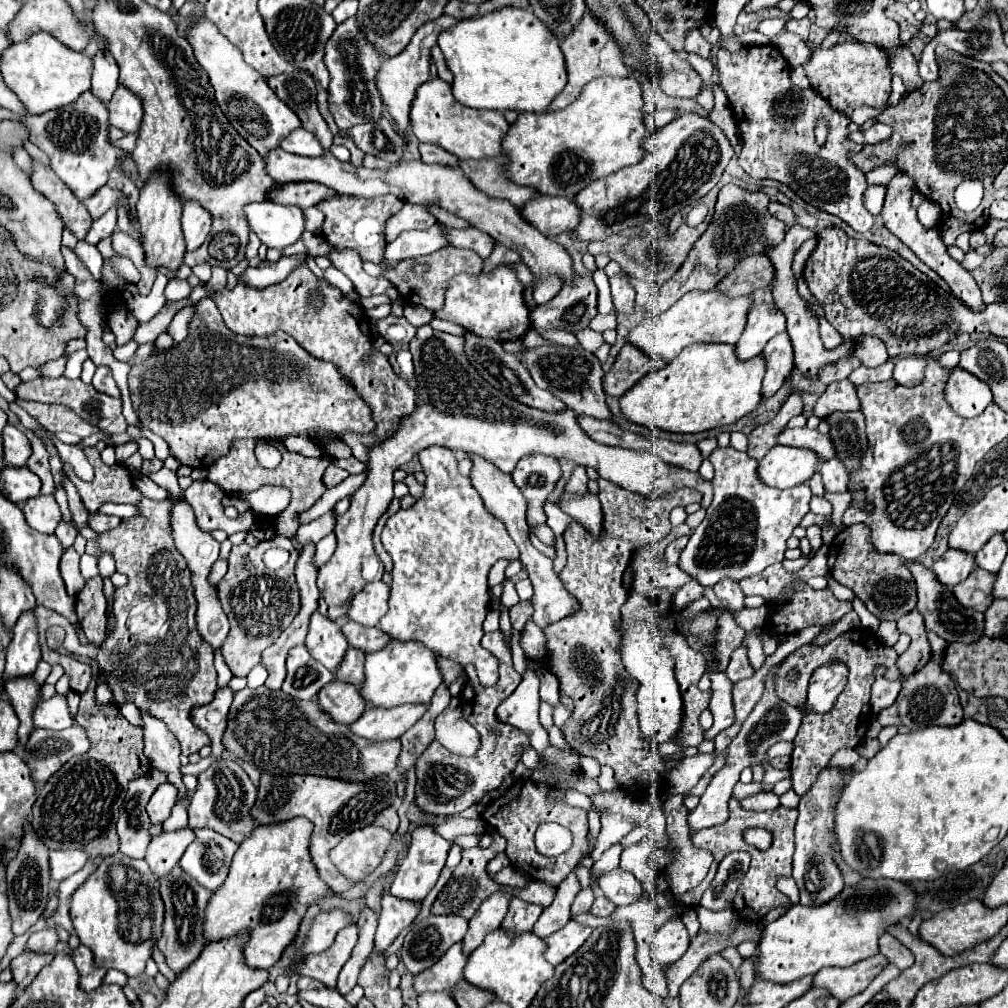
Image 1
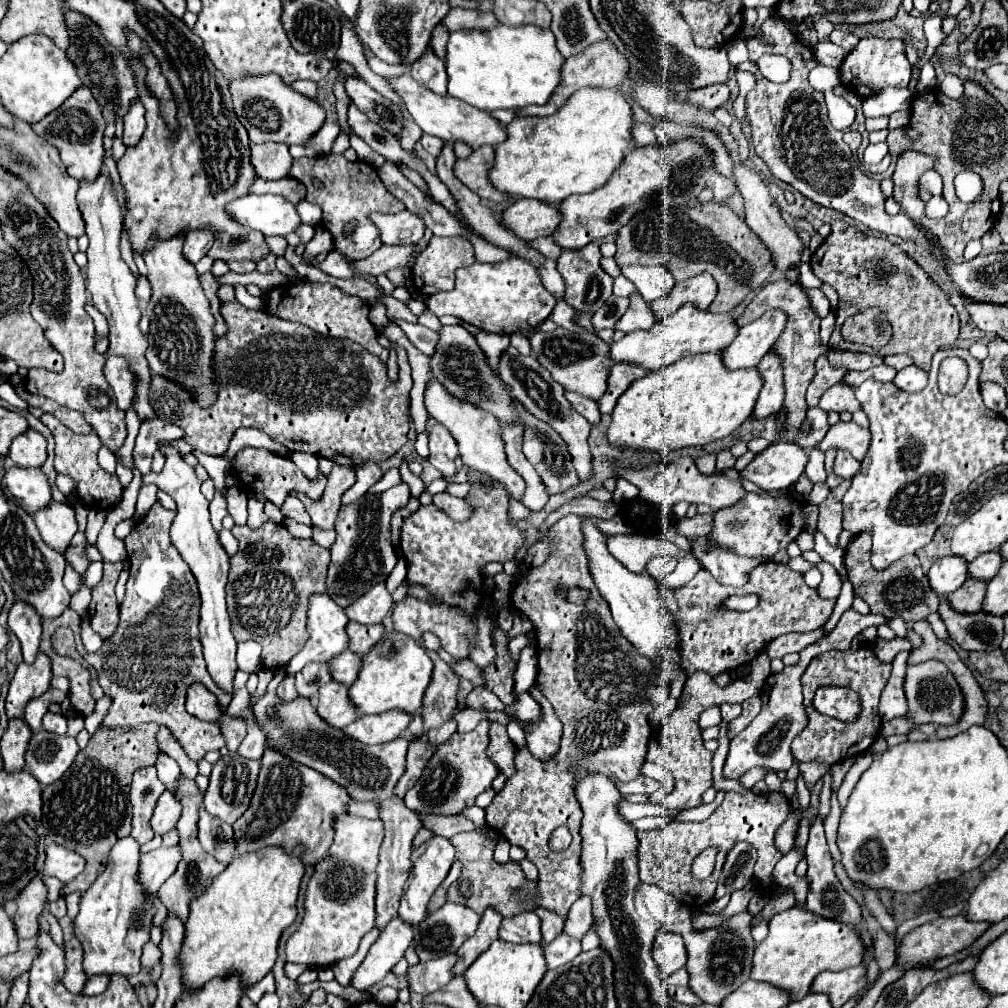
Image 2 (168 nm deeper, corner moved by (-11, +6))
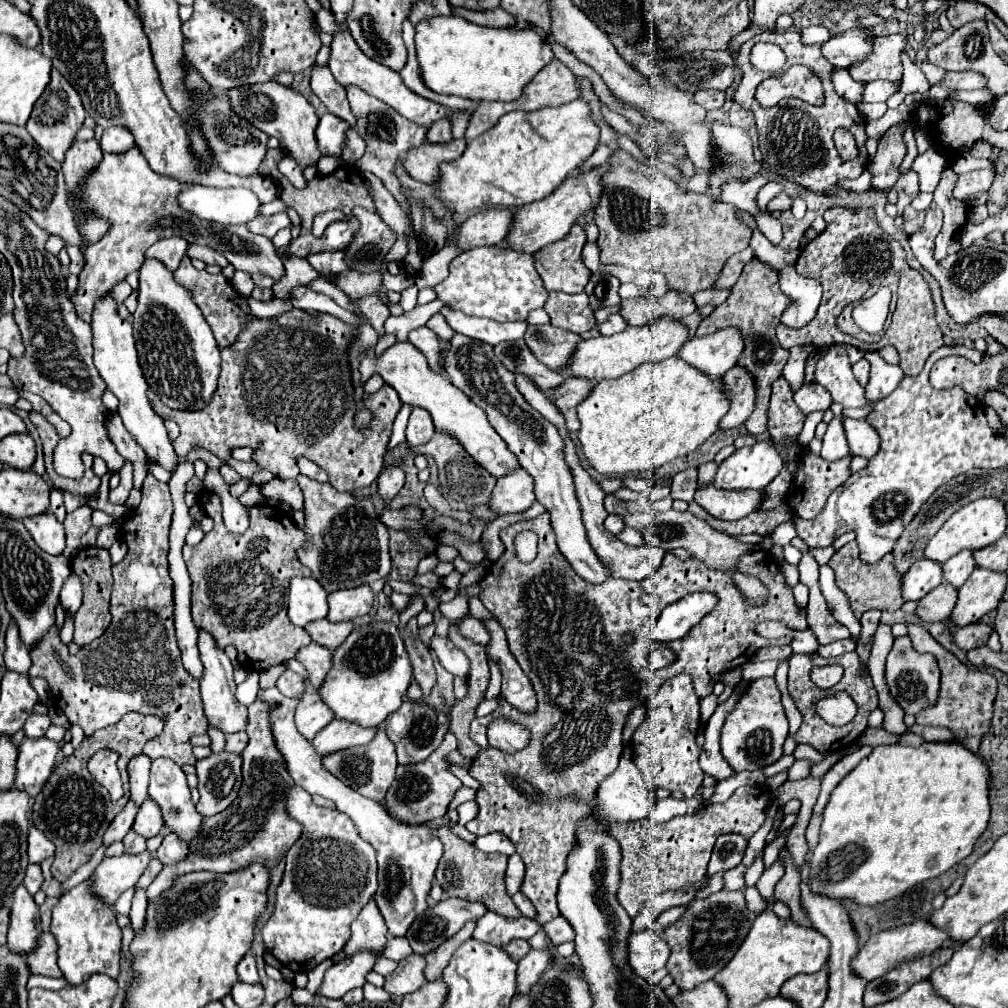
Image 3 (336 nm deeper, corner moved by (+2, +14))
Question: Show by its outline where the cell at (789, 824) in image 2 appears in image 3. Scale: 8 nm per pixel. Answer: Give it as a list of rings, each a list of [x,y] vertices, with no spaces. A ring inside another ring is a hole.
[[[791,826],[790,828],[785,830],[784,833],[780,834],[778,837],[775,837],[775,839],[764,848],[763,862],[765,868],[770,867],[773,862],[775,862],[780,849],[785,846],[787,836],[792,830],[792,828],[793,827]]]

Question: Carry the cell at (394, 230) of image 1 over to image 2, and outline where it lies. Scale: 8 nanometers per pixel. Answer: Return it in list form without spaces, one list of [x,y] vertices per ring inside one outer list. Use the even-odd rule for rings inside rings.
[[[402,210],[398,214],[370,214],[370,220],[380,230],[382,244],[388,246],[404,246],[404,244],[416,244],[424,236],[424,222],[414,216],[408,210]]]

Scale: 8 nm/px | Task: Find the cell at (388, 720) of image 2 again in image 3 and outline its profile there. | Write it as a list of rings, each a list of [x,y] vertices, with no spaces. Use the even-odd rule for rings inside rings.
[[[335,718],[313,738],[313,748],[317,754],[331,754],[343,748],[361,746],[371,742],[377,730],[379,728],[365,728],[357,722]]]

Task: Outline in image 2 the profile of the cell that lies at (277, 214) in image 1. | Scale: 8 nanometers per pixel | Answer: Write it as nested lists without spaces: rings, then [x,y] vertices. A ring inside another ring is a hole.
[[[246,194],[226,204],[226,212],[234,220],[238,220],[238,224],[258,230],[266,236],[286,236],[300,226],[294,204],[274,194]]]

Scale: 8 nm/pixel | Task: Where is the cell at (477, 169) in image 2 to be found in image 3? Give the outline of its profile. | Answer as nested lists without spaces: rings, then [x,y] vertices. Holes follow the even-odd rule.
[[[451,140],[449,144],[421,144],[417,148],[411,148],[405,156],[405,170],[421,180],[421,182],[429,182],[429,184],[437,184],[439,182],[439,166],[443,162],[453,162],[457,158],[461,158],[461,154],[467,148],[467,140]]]

